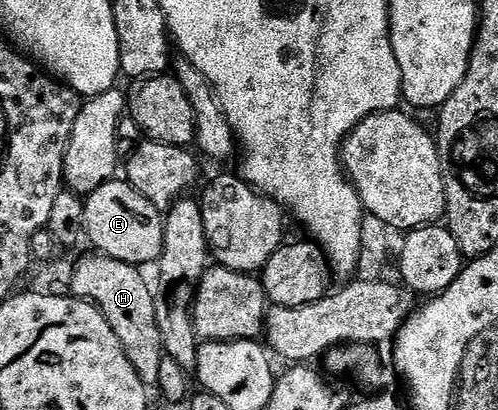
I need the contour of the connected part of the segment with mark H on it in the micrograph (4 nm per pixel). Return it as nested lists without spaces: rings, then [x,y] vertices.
[[[89,252],[86,258],[77,262],[73,275],[67,278],[68,293],[80,302],[89,302],[111,324],[111,332],[119,336],[119,344],[131,360],[131,368],[143,380],[147,388],[156,388],[159,384],[159,364],[167,357],[163,340],[159,336],[159,320],[155,320],[157,295],[154,287],[144,278],[142,271],[135,266],[128,266],[109,258],[105,254]]]

